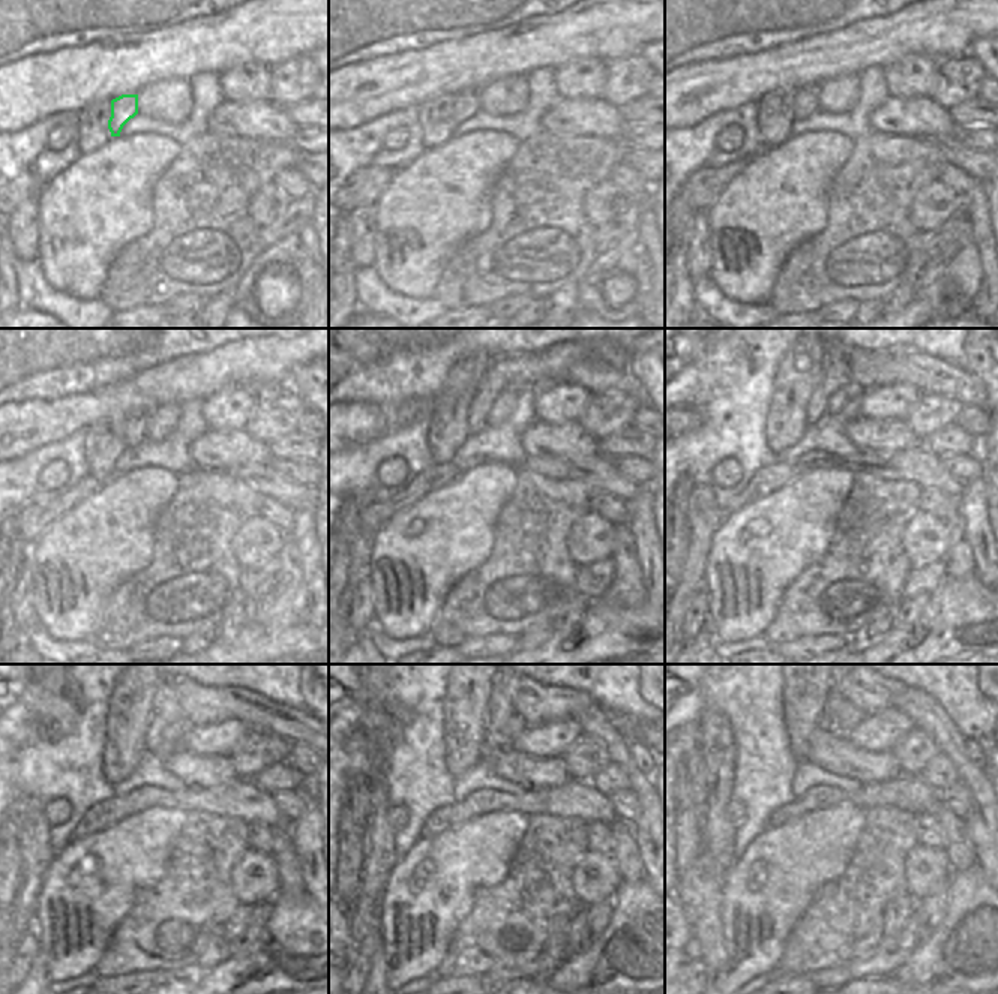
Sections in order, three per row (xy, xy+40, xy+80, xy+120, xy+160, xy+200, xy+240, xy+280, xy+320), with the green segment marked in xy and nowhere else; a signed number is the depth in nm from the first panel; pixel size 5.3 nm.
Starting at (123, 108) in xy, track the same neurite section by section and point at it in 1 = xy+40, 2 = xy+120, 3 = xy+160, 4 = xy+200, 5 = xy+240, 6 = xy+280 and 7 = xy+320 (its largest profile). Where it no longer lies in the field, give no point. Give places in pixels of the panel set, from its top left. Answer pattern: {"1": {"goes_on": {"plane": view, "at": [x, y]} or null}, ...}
{"1": {"goes_on": {"plane": "xy+40", "at": [467, 102]}}, "2": {"goes_on": {"plane": "xy+120", "at": [135, 431]}}, "3": {"goes_on": {"plane": "xy+160", "at": [492, 384]}}, "4": {"goes_on": {"plane": "xy+200", "at": [836, 374]}}, "5": {"goes_on": {"plane": "xy+240", "at": [165, 709]}}, "6": {"goes_on": {"plane": "xy+280", "at": [500, 708]}}, "7": {"goes_on": {"plane": "xy+320", "at": [835, 696]}}}

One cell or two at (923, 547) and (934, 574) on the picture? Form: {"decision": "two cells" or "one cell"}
{"decision": "two cells"}

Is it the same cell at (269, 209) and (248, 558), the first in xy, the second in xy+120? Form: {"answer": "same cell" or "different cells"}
{"answer": "same cell"}

